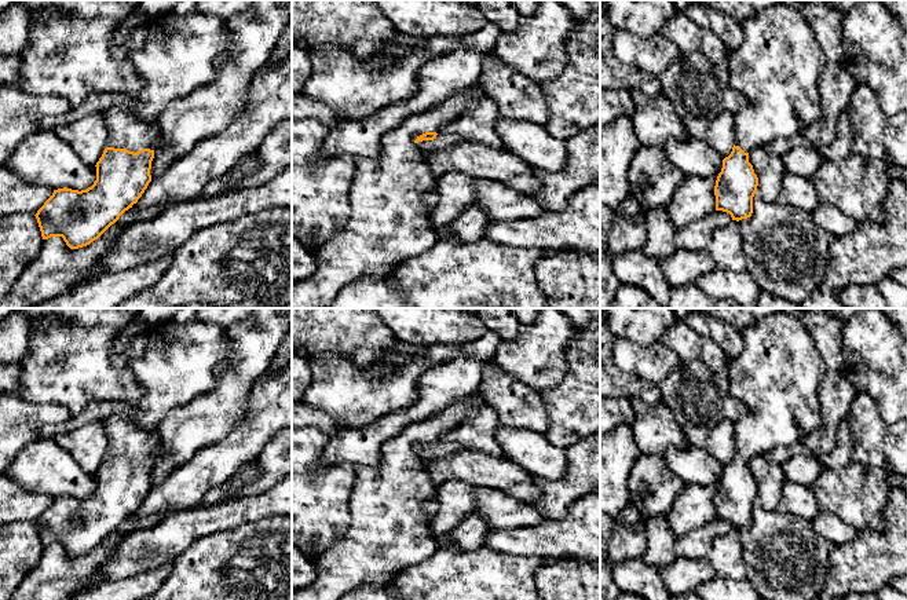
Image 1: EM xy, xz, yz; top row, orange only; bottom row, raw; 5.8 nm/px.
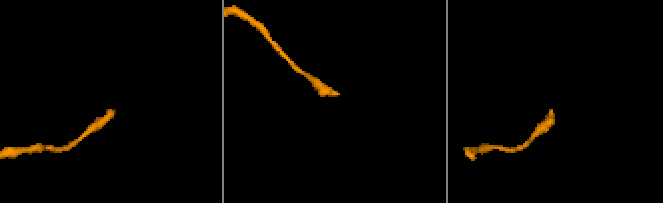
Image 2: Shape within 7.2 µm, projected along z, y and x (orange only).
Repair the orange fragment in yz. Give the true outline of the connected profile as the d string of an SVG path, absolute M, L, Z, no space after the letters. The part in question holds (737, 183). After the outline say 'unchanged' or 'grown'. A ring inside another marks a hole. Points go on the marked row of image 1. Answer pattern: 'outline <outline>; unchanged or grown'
outline M783 1L751 14L740 22L742 43L729 55L729 84L745 96L743 106L734 116L735 144L723 160L721 172L714 186L716 211L731 215L732 220L747 219L753 213L753 197L757 193L758 178L749 162L749 150L764 146L775 139L791 138L822 117L822 96L819 76L827 59L802 14Z; grown

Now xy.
outline M109 107L100 113L109 132L109 146L96 162L96 180L87 190L58 189L34 215L43 239L62 237L70 249L98 239L120 216L132 208L151 182L153 142L158 138L157 120L140 120L135 113Z; grown

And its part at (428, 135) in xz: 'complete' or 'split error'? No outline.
split error

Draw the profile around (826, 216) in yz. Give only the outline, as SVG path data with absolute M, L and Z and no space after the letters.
M822 200L811 212L811 216L819 228L827 231L834 238L849 235L859 224L835 205Z

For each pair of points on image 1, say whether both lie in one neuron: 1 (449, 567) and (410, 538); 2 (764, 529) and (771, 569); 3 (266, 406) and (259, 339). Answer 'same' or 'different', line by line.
1: different
2: same
3: different

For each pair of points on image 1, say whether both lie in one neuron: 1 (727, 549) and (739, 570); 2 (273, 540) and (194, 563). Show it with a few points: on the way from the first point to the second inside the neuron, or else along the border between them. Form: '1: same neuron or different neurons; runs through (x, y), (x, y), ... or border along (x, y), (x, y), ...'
1: same neuron; runs through (727, 555), (734, 564)
2: same neuron; runs through (253, 559), (249, 563), (214, 563)

